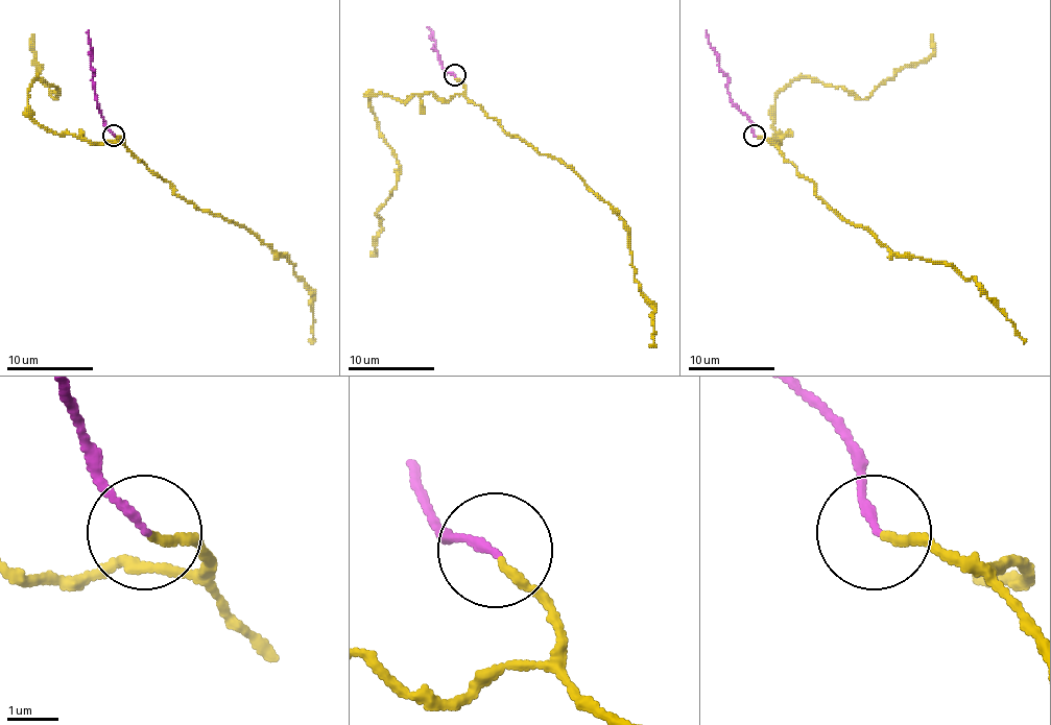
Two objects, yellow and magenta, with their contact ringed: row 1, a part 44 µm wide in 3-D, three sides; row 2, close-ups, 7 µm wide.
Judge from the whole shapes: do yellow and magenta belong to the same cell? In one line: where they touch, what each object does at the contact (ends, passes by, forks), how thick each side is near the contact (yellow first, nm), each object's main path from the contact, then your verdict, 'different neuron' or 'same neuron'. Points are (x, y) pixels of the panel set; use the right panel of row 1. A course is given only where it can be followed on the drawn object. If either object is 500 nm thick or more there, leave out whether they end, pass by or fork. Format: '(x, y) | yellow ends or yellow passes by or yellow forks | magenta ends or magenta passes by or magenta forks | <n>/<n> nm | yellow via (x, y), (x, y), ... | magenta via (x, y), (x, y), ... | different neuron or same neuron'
(754, 136) | yellow ends | magenta ends | 170/160 nm | yellow via (756, 136), (774, 145), (814, 184), (816, 194), (881, 244), (901, 255), (946, 262), (972, 279), (1024, 343) | magenta via (754, 136), (751, 121), (730, 97), (727, 75), (719, 65), (719, 54), (710, 45), (706, 30) | different neuron

